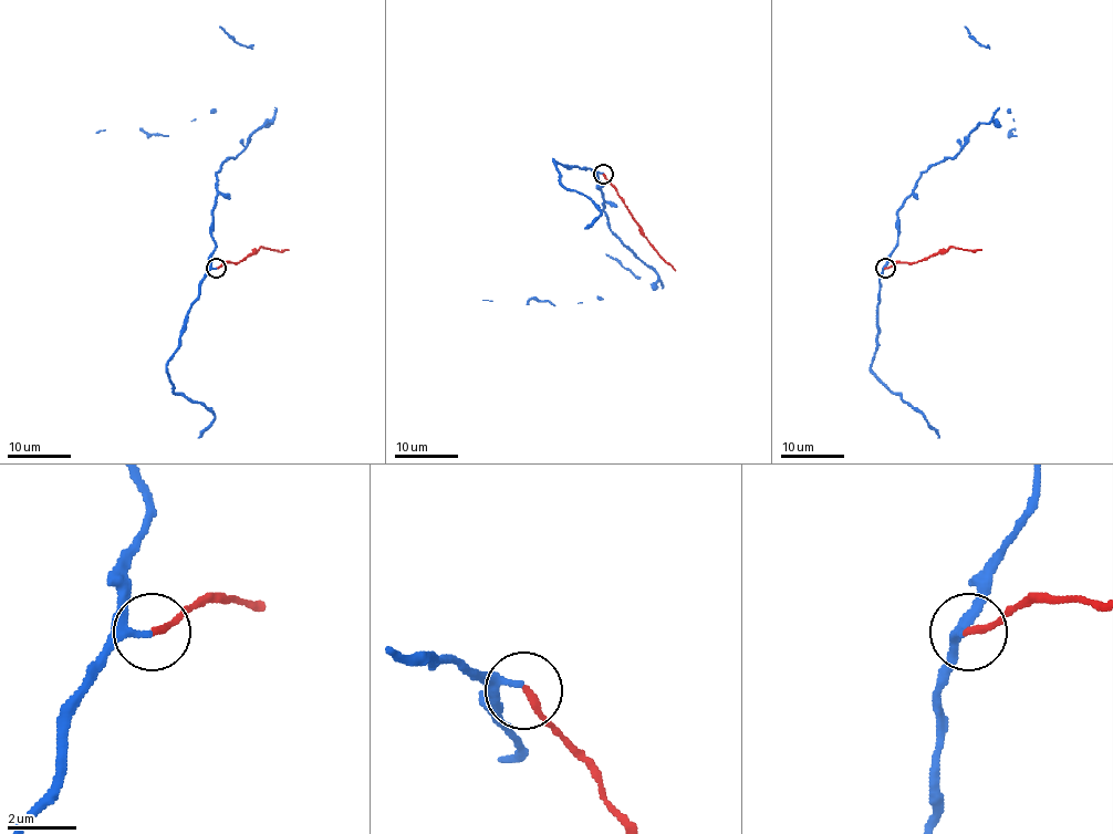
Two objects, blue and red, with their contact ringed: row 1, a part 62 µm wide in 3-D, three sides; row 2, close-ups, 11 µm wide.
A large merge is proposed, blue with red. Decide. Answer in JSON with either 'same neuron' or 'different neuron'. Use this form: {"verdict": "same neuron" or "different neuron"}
{"verdict": "different neuron"}

